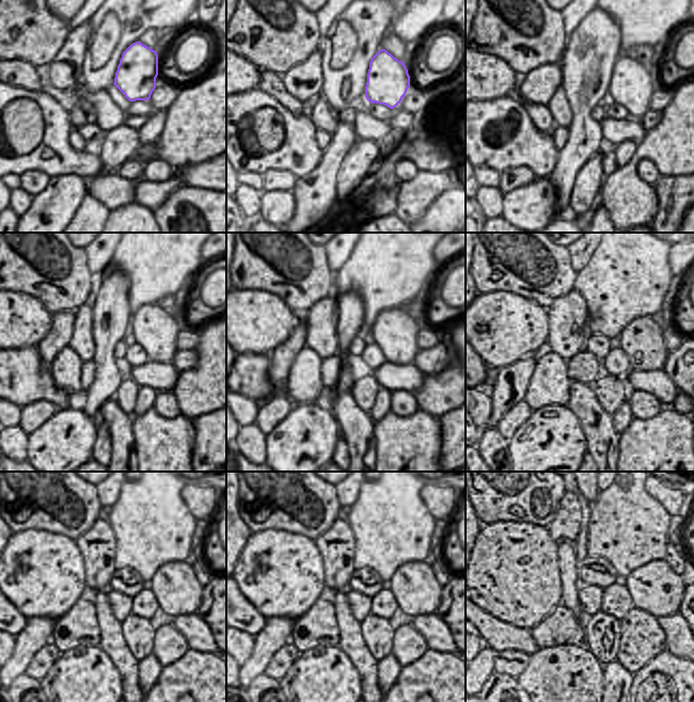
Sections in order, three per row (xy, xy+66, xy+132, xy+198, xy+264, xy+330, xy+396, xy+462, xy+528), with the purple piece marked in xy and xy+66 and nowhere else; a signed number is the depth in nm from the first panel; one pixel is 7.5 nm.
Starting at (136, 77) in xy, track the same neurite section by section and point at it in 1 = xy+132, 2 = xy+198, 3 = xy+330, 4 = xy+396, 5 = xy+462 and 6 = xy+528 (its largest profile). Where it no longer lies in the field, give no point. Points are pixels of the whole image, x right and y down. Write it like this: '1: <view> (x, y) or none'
1: xy+132 (631, 85)
2: xy+198 (155, 330)
3: xy+330 (642, 341)
4: xy+396 (172, 587)
5: xy+462 (406, 584)
6: xy+528 (657, 588)

